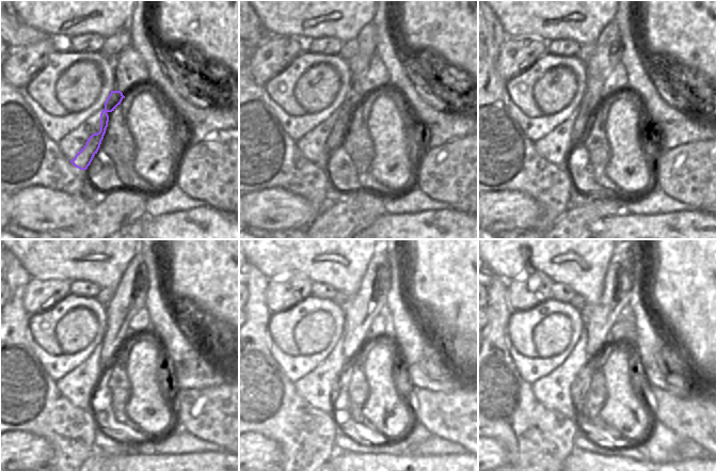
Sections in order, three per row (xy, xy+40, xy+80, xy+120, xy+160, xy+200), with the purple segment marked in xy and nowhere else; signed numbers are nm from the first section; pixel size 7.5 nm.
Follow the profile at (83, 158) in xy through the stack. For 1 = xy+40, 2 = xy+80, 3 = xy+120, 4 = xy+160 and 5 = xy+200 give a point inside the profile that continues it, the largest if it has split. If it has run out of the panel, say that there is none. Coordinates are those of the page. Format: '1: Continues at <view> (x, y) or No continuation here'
1: Continues at xy+40 (359, 64)
2: Continues at xy+80 (608, 47)
3: Continues at xy+120 (129, 297)
4: Continues at xy+160 (370, 299)
5: Continues at xy+200 (618, 281)

